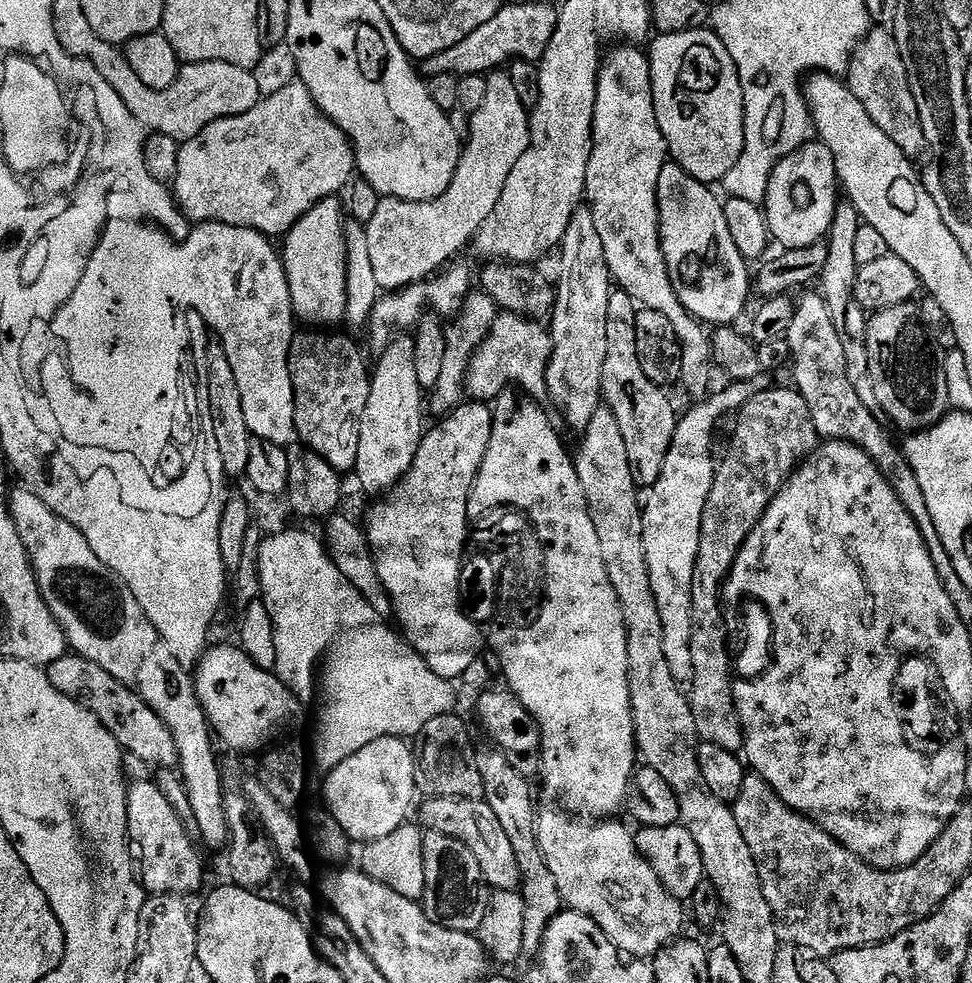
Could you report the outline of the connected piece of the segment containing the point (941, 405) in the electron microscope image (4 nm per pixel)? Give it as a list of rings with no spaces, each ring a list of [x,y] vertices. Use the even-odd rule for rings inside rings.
[[[909,302],[890,306],[886,310],[875,313],[869,319],[866,346],[870,354],[870,374],[874,378],[874,394],[878,394],[880,412],[889,416],[905,433],[922,432],[925,428],[933,428],[942,417],[950,411],[948,405],[948,372],[940,365],[938,349],[928,337],[924,323],[920,321],[920,304]]]

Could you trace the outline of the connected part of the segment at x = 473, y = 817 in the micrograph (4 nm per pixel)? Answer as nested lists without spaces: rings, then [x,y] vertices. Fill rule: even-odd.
[[[436,794],[420,808],[419,823],[429,832],[446,834],[458,842],[462,842],[478,858],[478,866],[482,866],[484,883],[496,892],[515,892],[521,887],[518,858],[514,858],[514,850],[510,847],[510,838],[506,838],[498,817],[485,800],[463,800],[451,794]]]

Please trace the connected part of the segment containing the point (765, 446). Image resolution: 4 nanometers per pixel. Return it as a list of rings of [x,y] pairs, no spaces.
[[[795,387],[768,388],[745,402],[732,432],[732,445],[724,461],[721,459],[716,465],[710,498],[706,498],[706,510],[702,510],[694,586],[690,586],[690,658],[694,661],[690,703],[696,733],[703,743],[731,749],[738,744],[738,721],[732,697],[734,656],[730,651],[730,628],[728,632],[720,609],[722,589],[746,538],[758,526],[770,502],[817,447],[810,406],[806,406]]]

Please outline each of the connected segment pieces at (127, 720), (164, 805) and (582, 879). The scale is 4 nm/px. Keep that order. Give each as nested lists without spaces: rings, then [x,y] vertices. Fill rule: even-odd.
[[[66,654],[47,665],[46,671],[54,690],[66,694],[66,698],[77,700],[82,707],[95,714],[98,722],[102,722],[102,726],[114,734],[125,752],[138,754],[142,762],[157,769],[177,767],[174,734],[170,734],[166,722],[162,722],[162,718],[158,718],[158,714],[154,714],[154,710],[150,710],[150,706],[146,706],[146,702],[142,702],[134,690],[118,682],[118,678],[106,674],[102,666],[94,666],[94,662],[75,654]]]
[[[155,782],[132,784],[128,790],[128,839],[131,847],[138,853],[138,880],[145,893],[154,896],[187,896],[199,893],[204,884],[204,866],[192,845],[193,837],[184,829],[180,815],[166,802],[162,790]]]
[[[559,807],[556,808],[548,808],[545,812],[543,809],[537,815],[536,837],[542,850],[542,858],[546,858],[546,866],[550,866],[554,882],[558,882],[561,901],[571,911],[589,916],[612,940],[612,945],[627,957],[655,957],[683,933],[680,931],[684,928],[684,916],[686,920],[685,905],[675,900],[662,886],[658,874],[654,874],[650,862],[646,862],[637,848],[635,835],[631,831],[628,833],[626,825],[615,824],[617,821],[612,818],[585,822]]]

